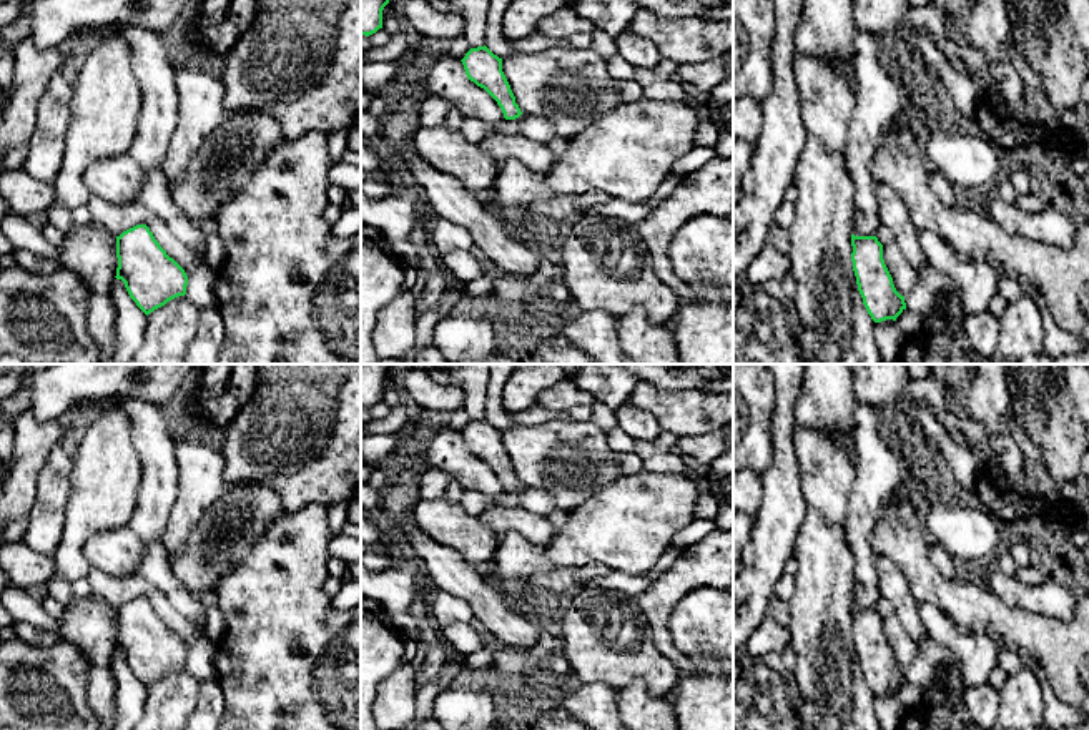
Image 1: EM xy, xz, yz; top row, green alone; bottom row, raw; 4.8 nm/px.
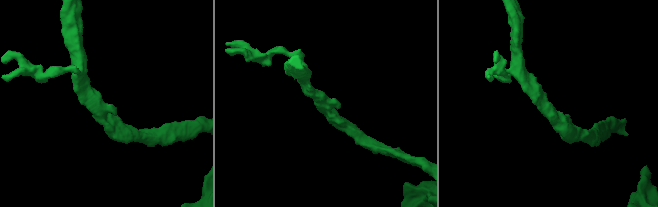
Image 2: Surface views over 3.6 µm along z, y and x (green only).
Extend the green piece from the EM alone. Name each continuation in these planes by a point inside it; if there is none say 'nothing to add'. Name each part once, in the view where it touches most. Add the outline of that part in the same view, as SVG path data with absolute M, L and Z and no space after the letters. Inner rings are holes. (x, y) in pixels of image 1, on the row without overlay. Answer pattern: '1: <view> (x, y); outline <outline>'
nothing to add

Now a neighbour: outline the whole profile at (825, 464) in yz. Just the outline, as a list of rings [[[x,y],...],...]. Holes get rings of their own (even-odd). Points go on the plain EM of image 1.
[[[796,426],[795,447],[803,477],[803,499],[835,527],[845,525],[846,509],[856,479],[851,462],[851,432],[821,432]]]

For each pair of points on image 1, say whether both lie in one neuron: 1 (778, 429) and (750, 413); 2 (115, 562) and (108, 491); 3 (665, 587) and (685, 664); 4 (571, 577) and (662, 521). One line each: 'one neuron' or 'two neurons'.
1: two neurons
2: two neurons
3: one neuron
4: two neurons

